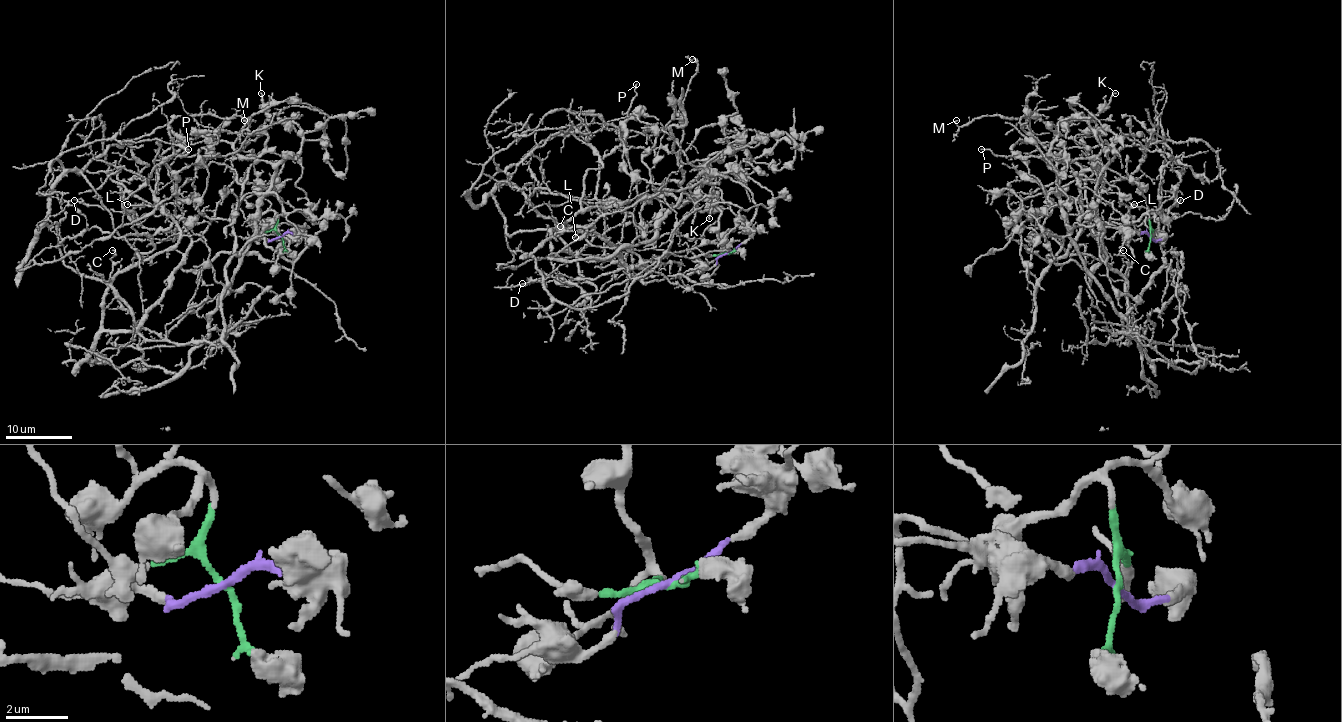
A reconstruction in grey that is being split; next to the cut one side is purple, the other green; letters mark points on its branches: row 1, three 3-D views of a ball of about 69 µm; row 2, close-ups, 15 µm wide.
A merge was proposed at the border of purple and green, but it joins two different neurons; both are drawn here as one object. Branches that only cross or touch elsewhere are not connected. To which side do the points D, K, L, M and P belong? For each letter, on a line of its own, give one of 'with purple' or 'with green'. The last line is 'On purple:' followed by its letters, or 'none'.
D: with green
K: with purple
L: with green
M: with green
P: with purple
On purple: K, P

